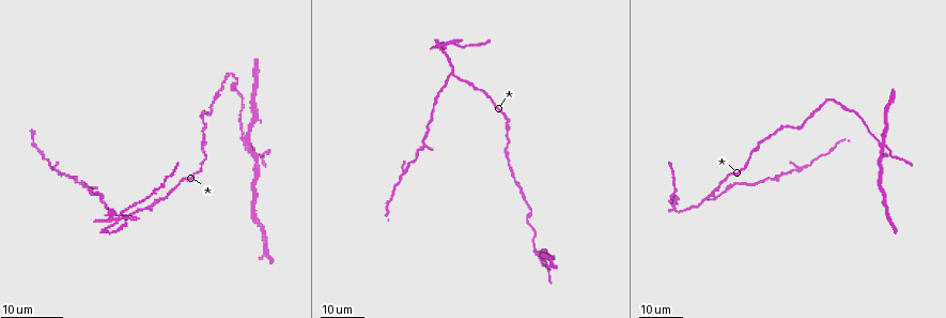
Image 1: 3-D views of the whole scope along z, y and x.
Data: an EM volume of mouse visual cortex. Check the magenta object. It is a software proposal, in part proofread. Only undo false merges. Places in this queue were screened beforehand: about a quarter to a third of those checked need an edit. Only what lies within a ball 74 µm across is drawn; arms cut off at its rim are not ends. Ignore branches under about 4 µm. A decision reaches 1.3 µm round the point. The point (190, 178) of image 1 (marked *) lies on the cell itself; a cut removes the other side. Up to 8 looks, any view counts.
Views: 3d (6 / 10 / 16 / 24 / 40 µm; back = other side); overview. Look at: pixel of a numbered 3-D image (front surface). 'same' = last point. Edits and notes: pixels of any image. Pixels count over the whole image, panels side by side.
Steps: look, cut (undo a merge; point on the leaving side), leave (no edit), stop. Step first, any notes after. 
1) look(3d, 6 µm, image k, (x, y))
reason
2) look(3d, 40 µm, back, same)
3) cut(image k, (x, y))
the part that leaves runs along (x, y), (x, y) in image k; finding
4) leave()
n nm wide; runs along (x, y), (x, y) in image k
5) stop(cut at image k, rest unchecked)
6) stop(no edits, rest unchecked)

look(3d, 16 µm, image 1, (673, 204))
four or more arms meet

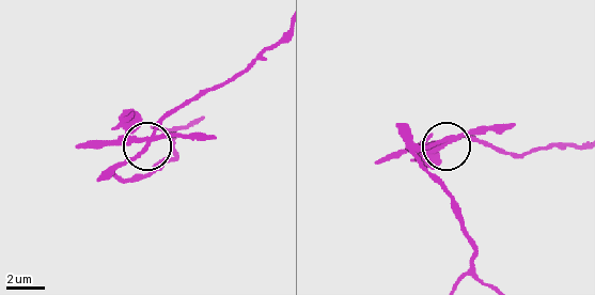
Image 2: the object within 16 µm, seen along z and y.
look(3d, 10 µm, image 2, (444, 145))

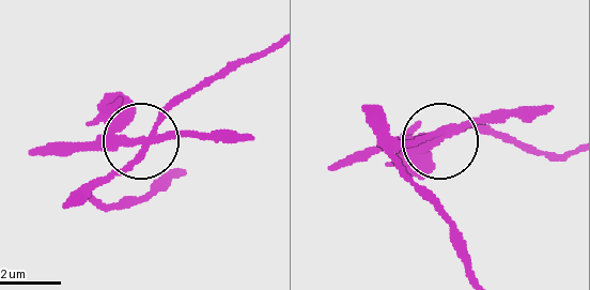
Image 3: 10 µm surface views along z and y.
look(3d, 10 µm, back, image 3, (139, 140))
other side

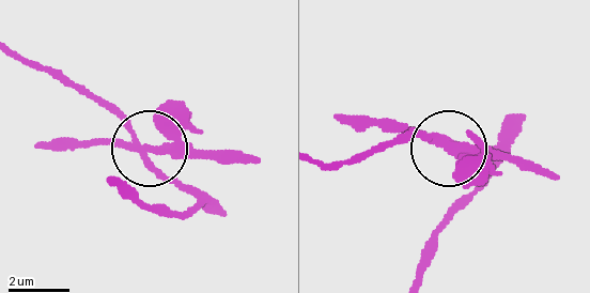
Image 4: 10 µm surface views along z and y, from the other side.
cut(image 4, (165, 132))
4 arms; the part that leaves runs along (138, 144), (255, 157) in image 4; two cells meet here

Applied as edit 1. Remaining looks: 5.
look(3d, 24 µm, image 1, (452, 73))
three arms meet

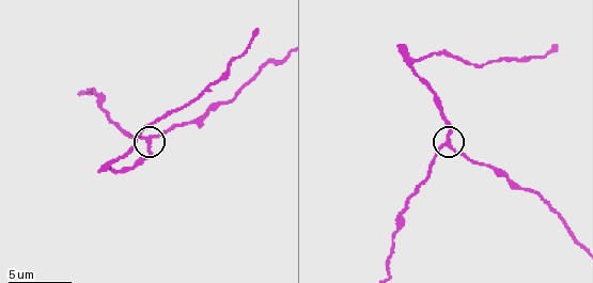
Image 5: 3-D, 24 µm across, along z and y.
look(3d, 6 µm, image 5, (147, 139))

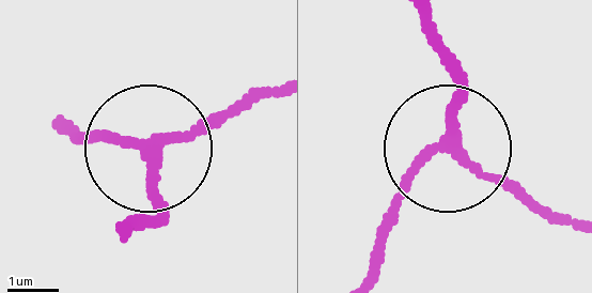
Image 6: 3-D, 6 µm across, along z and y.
leave()
190 nm wide; runs along (578, 225), (540, 216), (454, 153), (450, 63) in image 6; continuous, no second cell

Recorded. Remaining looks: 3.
look(3d, 16 µm, image 1, (231, 86))
calibre changes

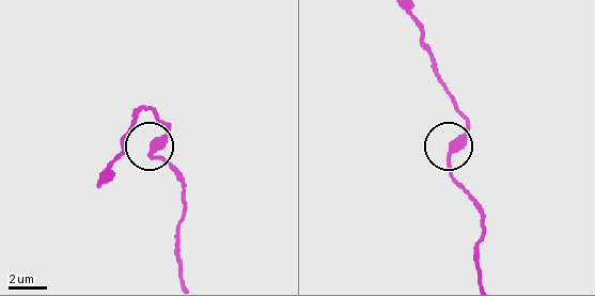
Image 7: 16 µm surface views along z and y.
look(3d, 10 µm, image 7, (150, 154))
closer look

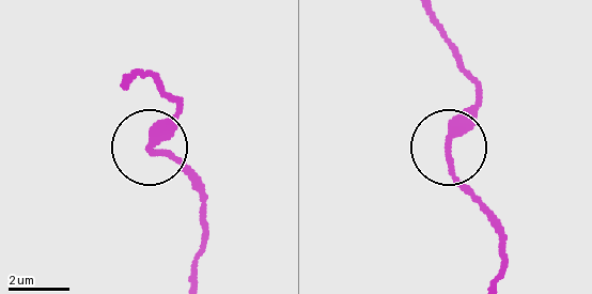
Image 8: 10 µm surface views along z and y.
look(3d, 10 µm, back, image 8, (149, 145))

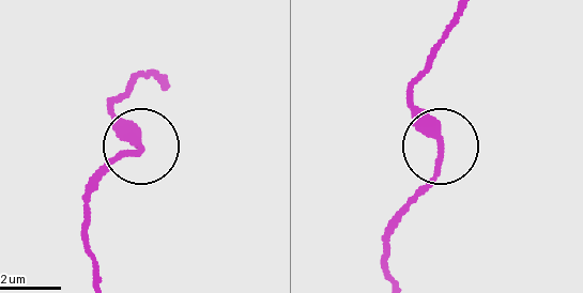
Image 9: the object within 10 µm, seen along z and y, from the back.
leave()
runs along (454, 16), (410, 99), (441, 154), (435, 176), (413, 204) in image 9; one cell here

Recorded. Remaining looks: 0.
stop(cut at image 4, rest unchecked)

